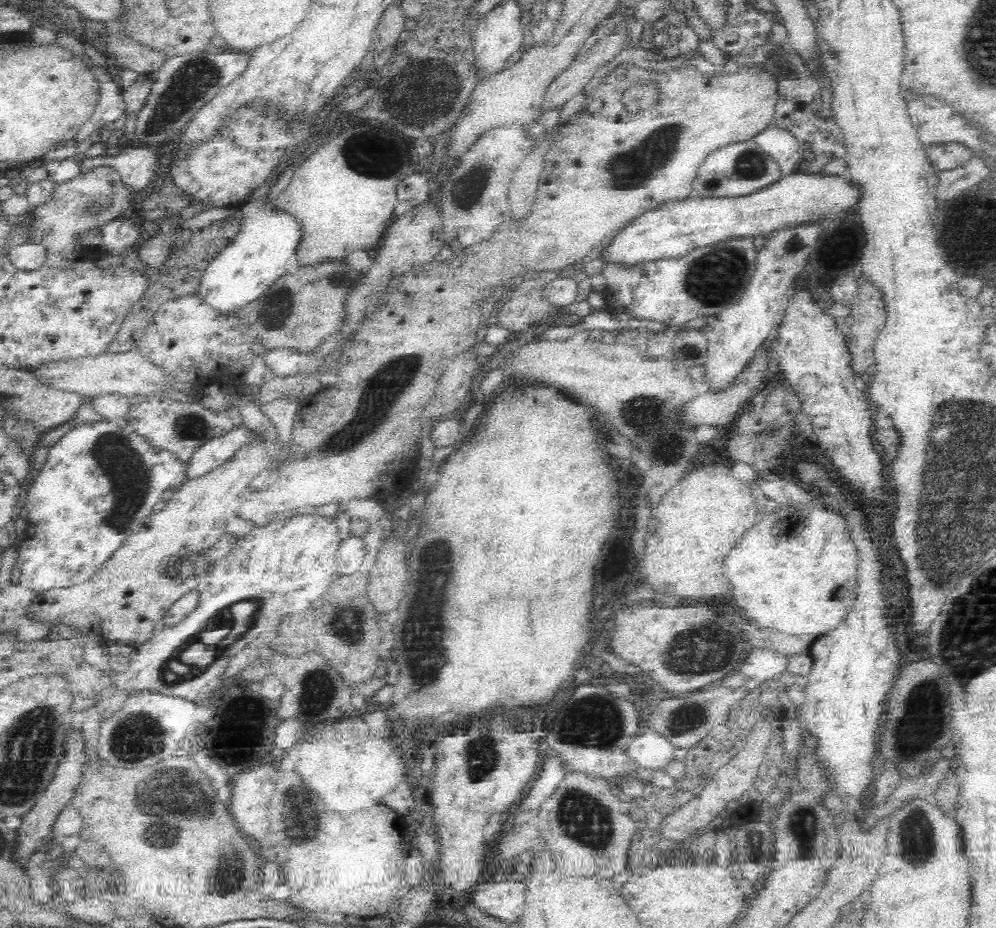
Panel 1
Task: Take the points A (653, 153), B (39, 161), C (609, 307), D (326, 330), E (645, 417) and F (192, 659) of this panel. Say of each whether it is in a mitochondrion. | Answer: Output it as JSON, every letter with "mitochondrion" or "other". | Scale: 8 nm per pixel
{"A":"mitochondrion","B":"other","C":"other","D":"other","E":"mitochondrion","F":"mitochondrion"}

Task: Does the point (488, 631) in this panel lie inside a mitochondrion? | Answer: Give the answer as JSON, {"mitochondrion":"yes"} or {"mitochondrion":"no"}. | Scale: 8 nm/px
{"mitochondrion":"no"}

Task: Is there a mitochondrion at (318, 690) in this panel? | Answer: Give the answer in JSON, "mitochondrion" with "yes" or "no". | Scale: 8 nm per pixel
{"mitochondrion":"yes"}

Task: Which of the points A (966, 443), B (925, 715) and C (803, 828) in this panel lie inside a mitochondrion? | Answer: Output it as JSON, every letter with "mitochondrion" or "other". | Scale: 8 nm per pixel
{"A":"mitochondrion","B":"mitochondrion","C":"mitochondrion"}

